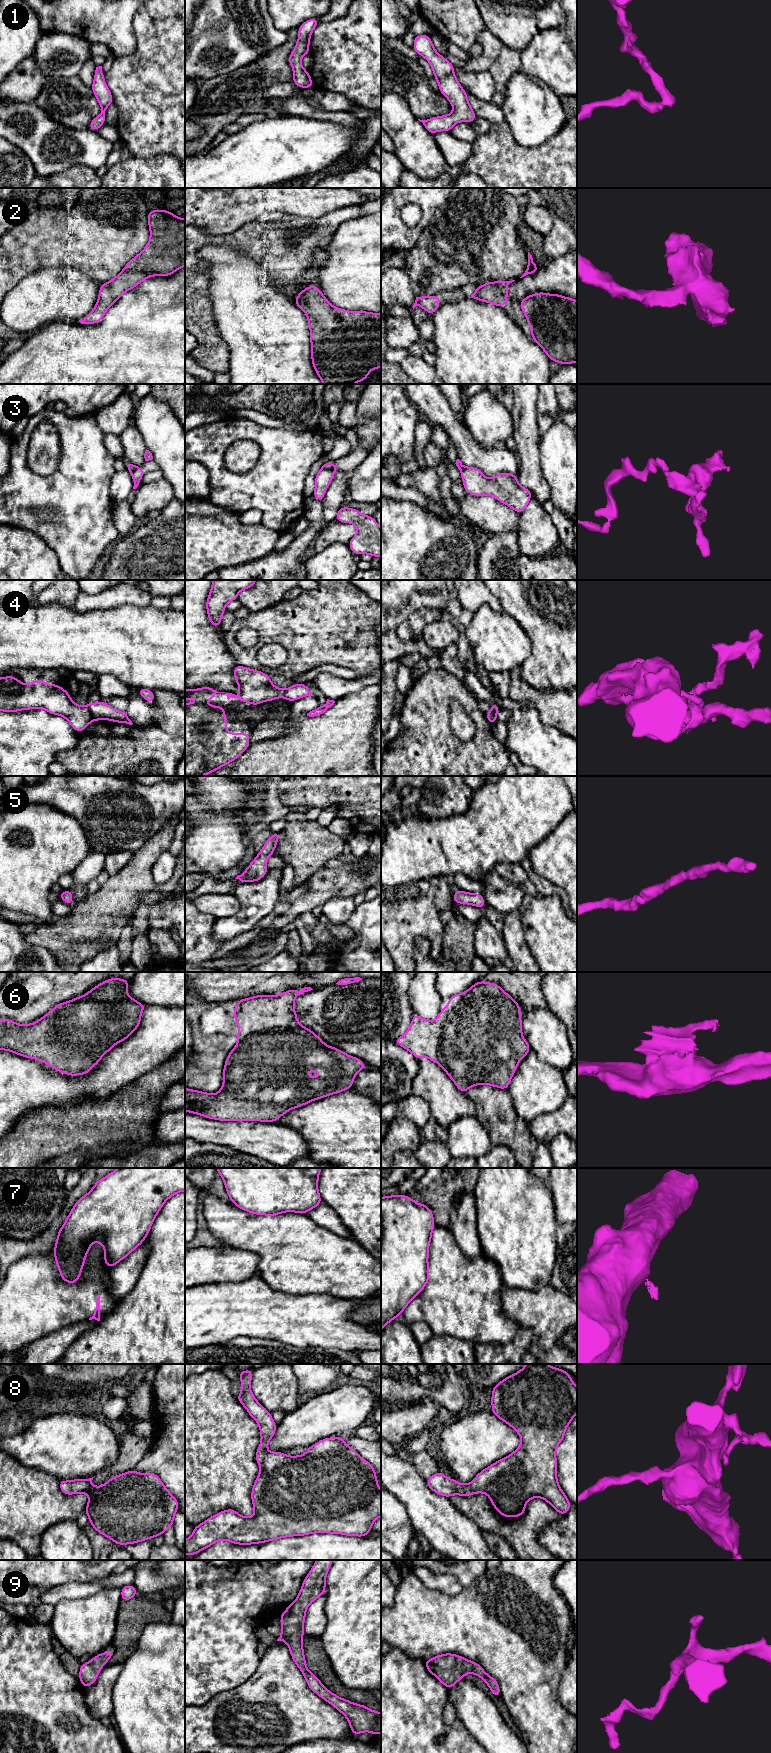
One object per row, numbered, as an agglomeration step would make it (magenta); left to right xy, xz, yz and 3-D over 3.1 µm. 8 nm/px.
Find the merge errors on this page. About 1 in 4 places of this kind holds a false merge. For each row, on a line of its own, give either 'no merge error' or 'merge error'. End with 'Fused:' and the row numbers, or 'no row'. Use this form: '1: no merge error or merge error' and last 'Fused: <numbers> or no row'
1: no merge error
2: no merge error
3: merge error
4: merge error
5: no merge error
6: no merge error
7: merge error
8: no merge error
9: no merge error
Fused: 3, 4, 7

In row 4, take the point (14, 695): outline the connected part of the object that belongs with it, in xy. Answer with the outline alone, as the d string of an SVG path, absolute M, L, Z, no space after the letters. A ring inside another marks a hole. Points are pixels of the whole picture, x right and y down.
M15 676L0 678L0 711L38 708L64 717L78 733L94 720L89 709L74 703L69 692L60 685L45 684L40 678L29 684L23 684Z

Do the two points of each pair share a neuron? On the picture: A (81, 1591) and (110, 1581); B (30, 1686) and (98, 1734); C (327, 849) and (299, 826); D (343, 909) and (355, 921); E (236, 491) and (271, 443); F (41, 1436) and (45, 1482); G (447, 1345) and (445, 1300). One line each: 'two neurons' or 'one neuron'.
A: one neuron
B: one neuron
C: one neuron
D: two neurons
E: one neuron
F: two neurons
G: two neurons

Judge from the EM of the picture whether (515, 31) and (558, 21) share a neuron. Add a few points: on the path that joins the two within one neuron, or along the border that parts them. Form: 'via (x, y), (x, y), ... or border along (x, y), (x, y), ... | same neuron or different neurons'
via (526, 21), (547, 21) | same neuron

